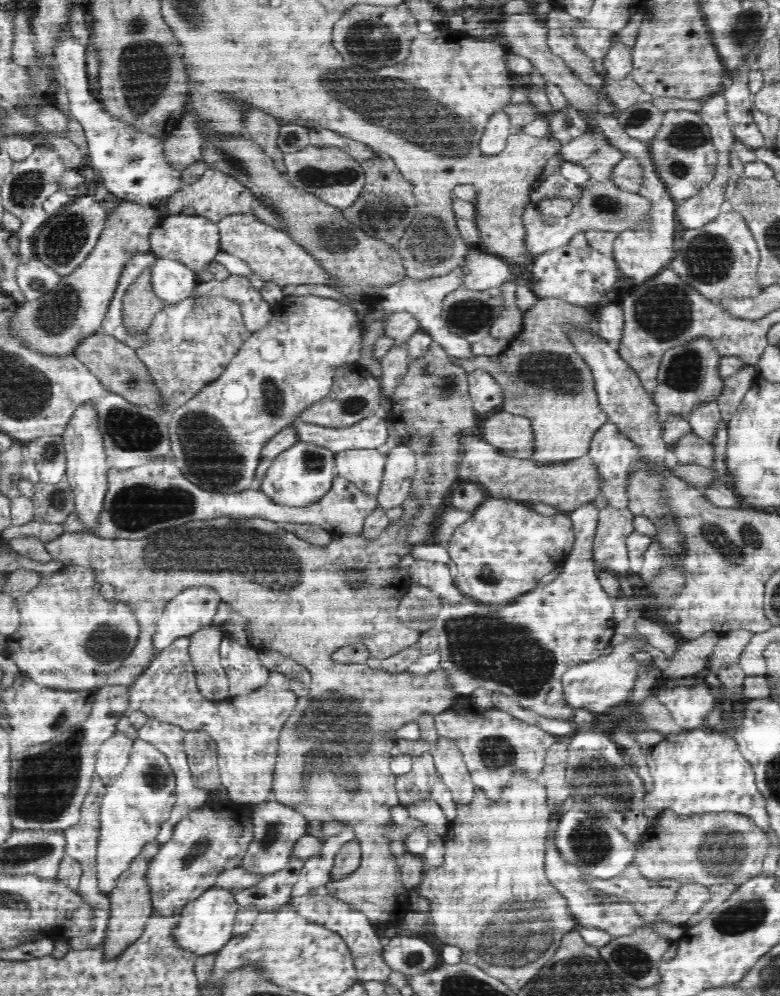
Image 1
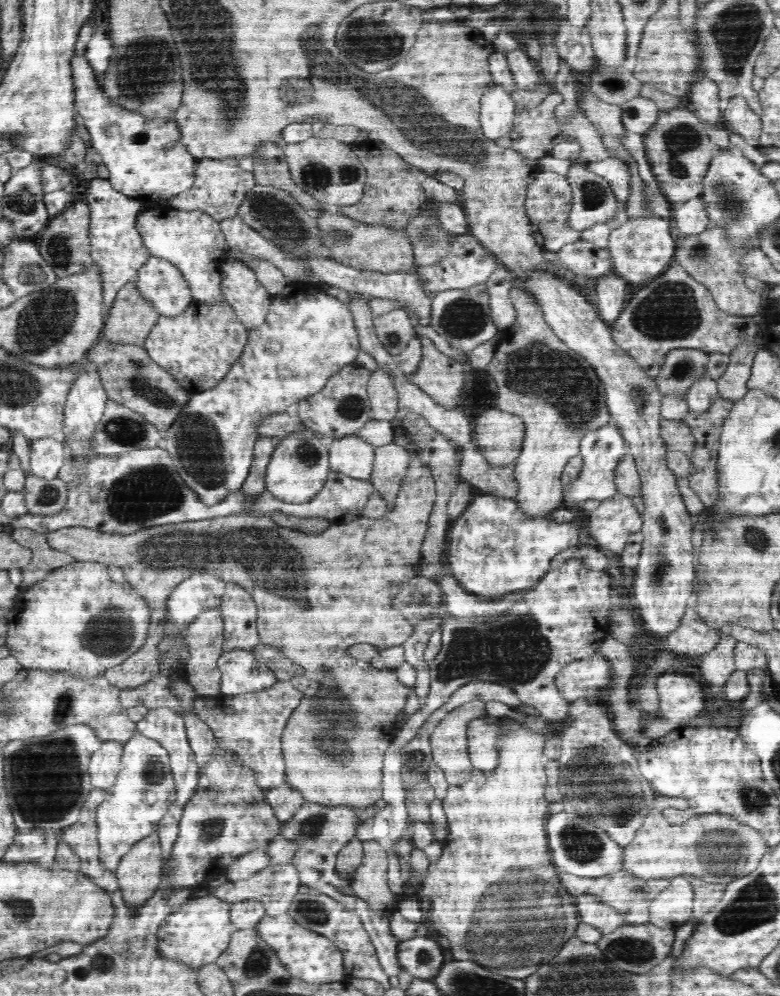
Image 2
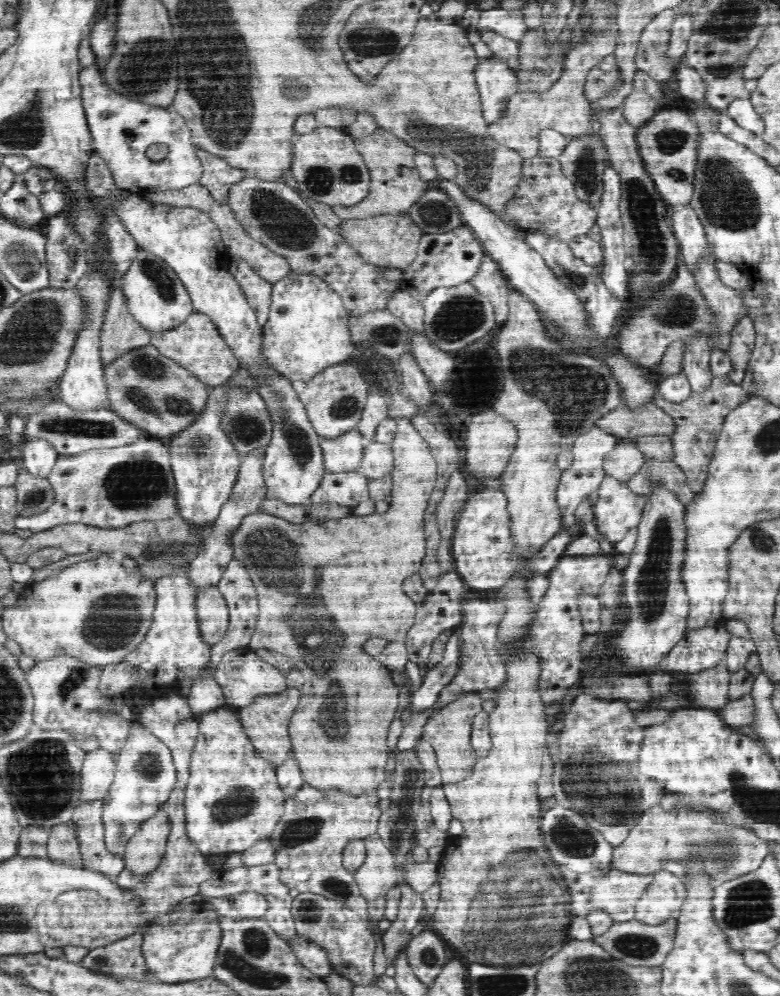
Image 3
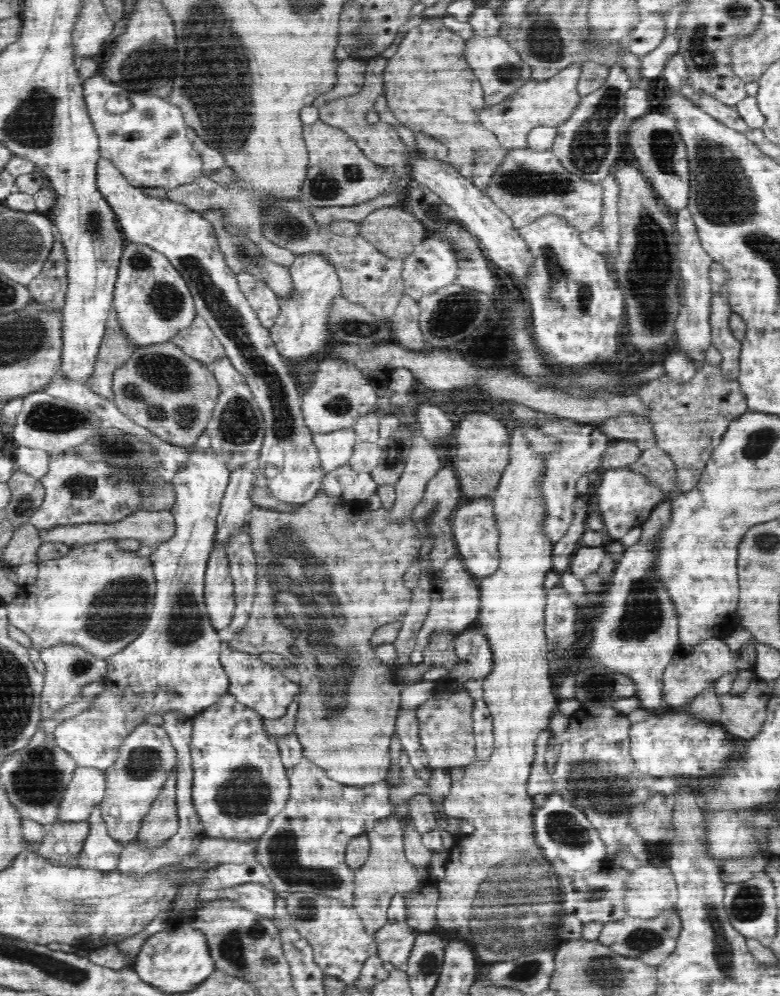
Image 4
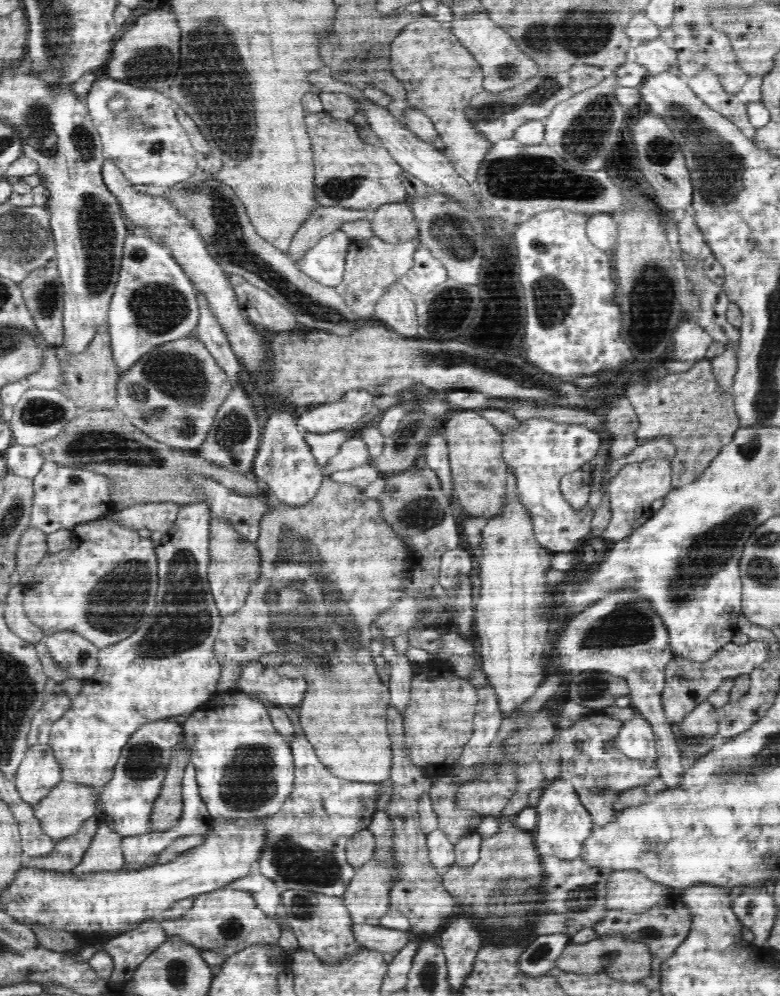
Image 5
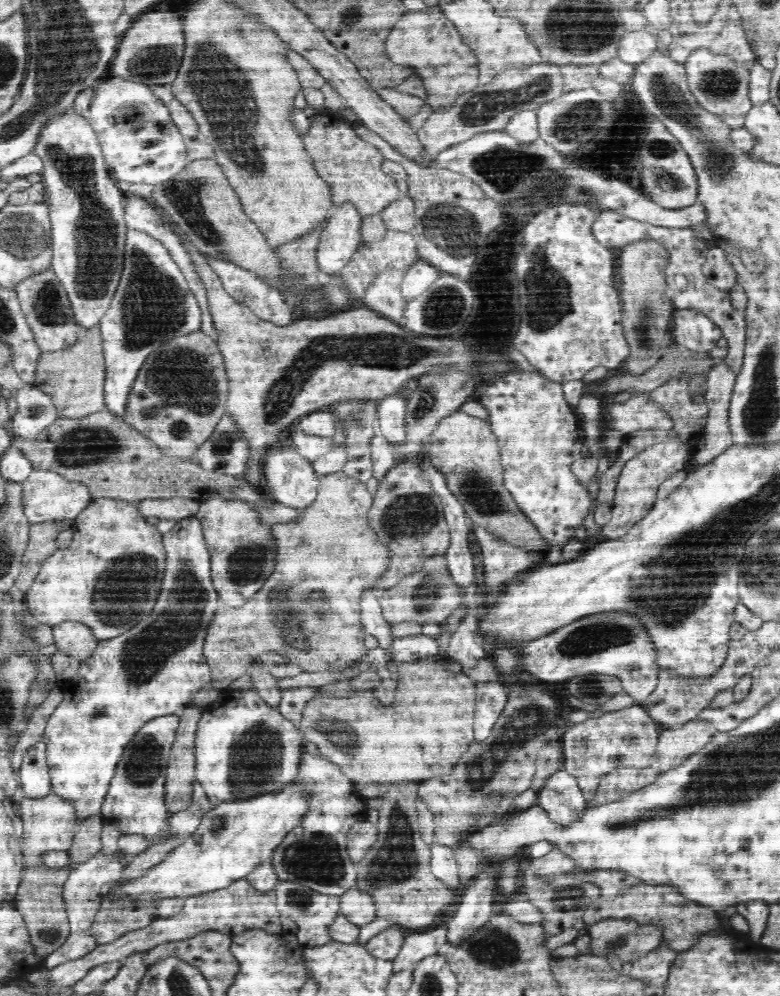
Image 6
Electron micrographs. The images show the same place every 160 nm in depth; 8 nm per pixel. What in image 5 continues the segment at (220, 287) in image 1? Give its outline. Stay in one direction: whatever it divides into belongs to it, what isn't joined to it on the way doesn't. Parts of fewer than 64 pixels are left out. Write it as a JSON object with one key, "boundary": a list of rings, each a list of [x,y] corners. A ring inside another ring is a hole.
{"boundary":[[[229,275],[230,285],[234,289],[238,303],[246,310],[246,315],[254,326],[258,326],[262,330],[270,330],[272,332],[286,331],[290,332],[299,328],[297,319],[282,307],[268,292],[250,284],[245,278],[238,275]]]}

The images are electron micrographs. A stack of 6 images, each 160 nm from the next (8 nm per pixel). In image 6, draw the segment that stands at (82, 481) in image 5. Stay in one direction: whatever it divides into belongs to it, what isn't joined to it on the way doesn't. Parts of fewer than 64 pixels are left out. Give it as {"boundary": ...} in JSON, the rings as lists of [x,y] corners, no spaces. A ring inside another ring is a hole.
{"boundary":[[[34,469],[22,483],[22,507],[31,525],[52,520],[73,520],[93,499],[86,485],[70,482],[57,472]]]}

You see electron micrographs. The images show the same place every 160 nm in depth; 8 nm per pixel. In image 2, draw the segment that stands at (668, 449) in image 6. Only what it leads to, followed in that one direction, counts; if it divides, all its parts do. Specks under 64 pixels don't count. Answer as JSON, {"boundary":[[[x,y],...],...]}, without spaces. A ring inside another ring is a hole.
{"boundary":[[[620,493],[610,500],[600,501],[599,507],[589,513],[592,543],[616,556],[622,554],[628,537],[640,531],[642,525],[633,500]]]}

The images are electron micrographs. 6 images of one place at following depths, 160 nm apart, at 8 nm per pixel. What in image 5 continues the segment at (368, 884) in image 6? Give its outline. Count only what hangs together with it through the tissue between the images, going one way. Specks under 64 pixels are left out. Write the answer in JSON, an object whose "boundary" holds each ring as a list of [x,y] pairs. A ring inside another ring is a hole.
{"boundary":[[[391,703],[388,704],[388,732],[392,740],[392,799],[384,811],[393,819],[393,852],[392,859],[396,861],[394,869],[398,871],[396,882],[390,890],[390,910],[396,910],[408,918],[410,929],[414,934],[432,934],[441,925],[445,925],[455,914],[453,896],[444,888],[442,875],[436,870],[429,859],[426,835],[419,825],[417,812],[420,796],[428,793],[433,786],[435,776],[426,770],[420,770],[412,764],[406,742],[404,742],[404,720]]]}

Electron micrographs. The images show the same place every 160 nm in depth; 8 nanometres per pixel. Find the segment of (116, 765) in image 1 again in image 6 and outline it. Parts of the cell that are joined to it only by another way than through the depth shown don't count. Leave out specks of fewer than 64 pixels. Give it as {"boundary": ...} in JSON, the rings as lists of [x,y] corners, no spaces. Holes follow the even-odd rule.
{"boundary":[[[50,792],[42,799],[23,798],[19,802],[22,806],[22,820],[24,820],[24,858],[26,864],[40,865],[41,856],[46,851],[67,851],[72,847],[73,840],[79,832],[80,818],[76,815],[74,806],[68,801]]]}

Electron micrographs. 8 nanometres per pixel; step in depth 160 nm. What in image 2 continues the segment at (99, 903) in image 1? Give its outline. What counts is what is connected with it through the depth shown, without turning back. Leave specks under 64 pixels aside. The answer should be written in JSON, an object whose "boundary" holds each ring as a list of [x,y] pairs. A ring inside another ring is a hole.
{"boundary":[[[94,788],[82,806],[79,822],[63,829],[59,837],[81,858],[81,873],[90,877],[94,884],[111,897],[112,892],[118,889],[117,876],[102,866],[95,822],[98,806],[105,799],[106,792],[102,788]]]}

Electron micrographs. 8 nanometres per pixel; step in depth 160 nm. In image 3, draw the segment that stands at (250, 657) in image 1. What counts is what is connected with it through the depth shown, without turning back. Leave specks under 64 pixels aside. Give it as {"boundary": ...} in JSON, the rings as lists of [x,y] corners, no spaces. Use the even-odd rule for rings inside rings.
{"boundary":[[[240,647],[226,652],[216,666],[215,681],[220,685],[225,696],[225,703],[232,707],[245,707],[252,704],[260,695],[273,695],[286,690],[286,675],[280,669],[263,661],[254,650]]]}

